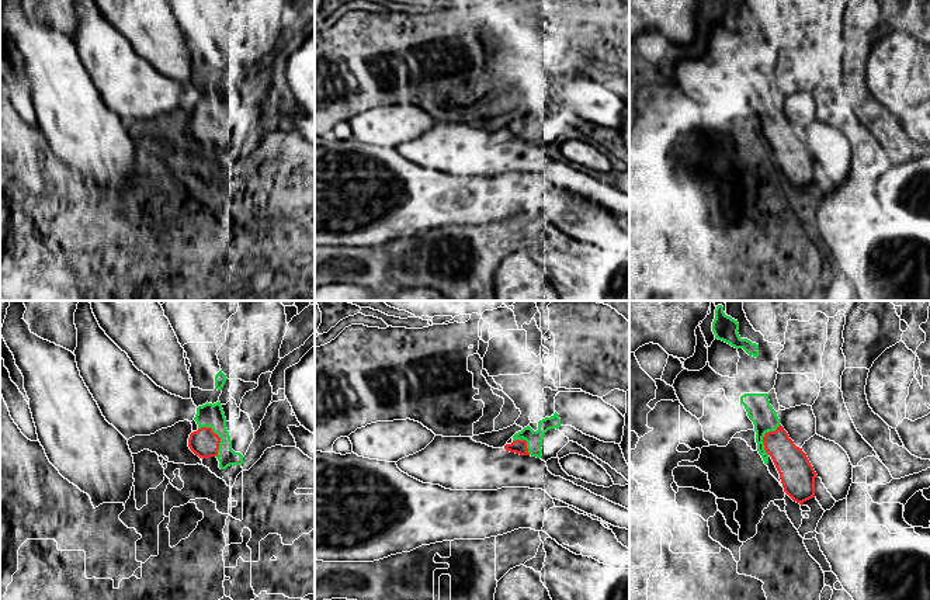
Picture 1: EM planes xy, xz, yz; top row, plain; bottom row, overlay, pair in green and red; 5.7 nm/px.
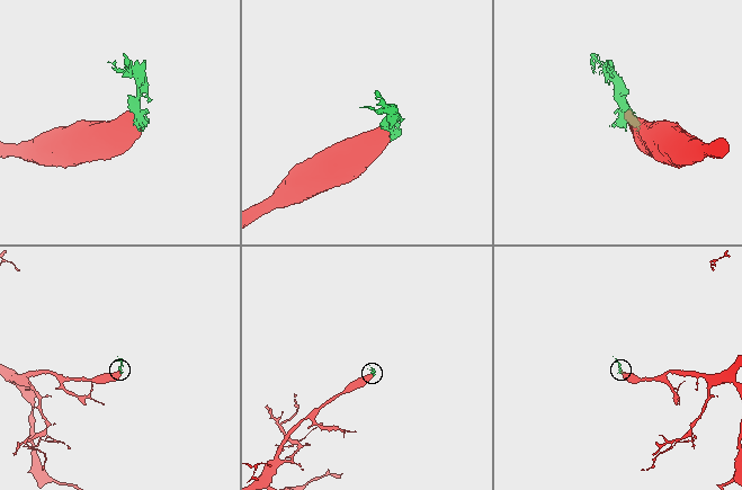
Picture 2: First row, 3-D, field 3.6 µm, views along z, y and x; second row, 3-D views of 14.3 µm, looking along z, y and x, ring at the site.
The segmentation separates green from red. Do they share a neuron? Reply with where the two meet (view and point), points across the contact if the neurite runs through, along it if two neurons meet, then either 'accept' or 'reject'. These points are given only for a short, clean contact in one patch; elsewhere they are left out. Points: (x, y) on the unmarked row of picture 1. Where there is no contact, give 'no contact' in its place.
meets green in xy at (218, 120); accept

